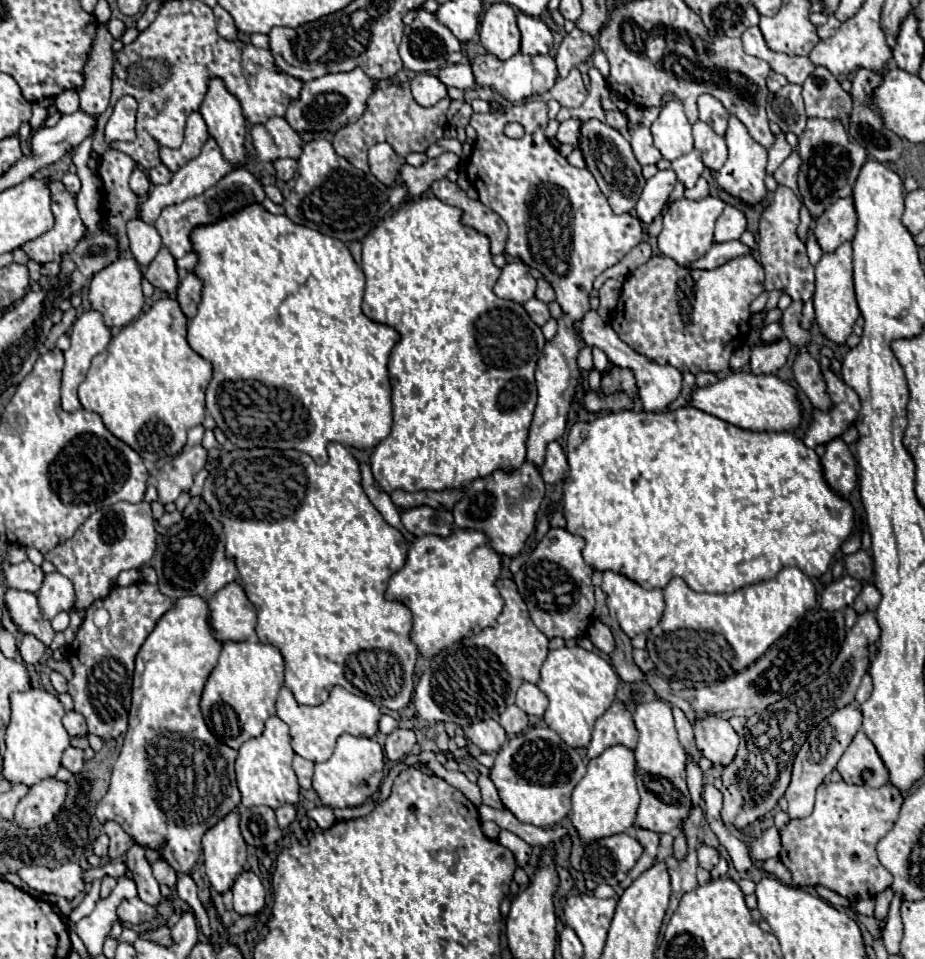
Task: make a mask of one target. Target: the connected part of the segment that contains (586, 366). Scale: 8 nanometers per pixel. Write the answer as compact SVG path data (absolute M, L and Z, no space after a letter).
M585 346L578 354L577 364L579 369L589 371L593 368L593 356L590 346Z

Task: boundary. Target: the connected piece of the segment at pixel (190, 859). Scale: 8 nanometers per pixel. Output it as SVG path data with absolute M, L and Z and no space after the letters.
M180 598L174 608L160 618L136 656L128 730L124 734L120 756L112 768L110 788L96 806L96 818L100 824L116 822L142 848L162 848L162 860L166 860L178 874L192 872L202 854L202 836L240 804L240 790L234 774L238 752L216 740L200 710L200 696L218 662L220 650L222 644L212 636L208 604L202 598Z

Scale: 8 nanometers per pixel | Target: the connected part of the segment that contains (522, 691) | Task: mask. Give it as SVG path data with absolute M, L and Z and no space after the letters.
M524 682L516 694L516 706L520 706L526 714L540 718L548 706L548 698L544 698L544 692L536 684Z

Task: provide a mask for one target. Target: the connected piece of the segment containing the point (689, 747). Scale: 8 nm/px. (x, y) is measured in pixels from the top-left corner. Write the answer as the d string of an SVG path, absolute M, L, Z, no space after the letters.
M672 708L672 714L674 714L674 720L676 720L676 730L678 730L678 740L680 744L684 746L684 750L692 756L692 760L698 764L700 762L700 752L696 750L696 744L694 744L694 736L692 736L692 728L690 728L690 722L688 718L684 716L684 712L680 708Z

